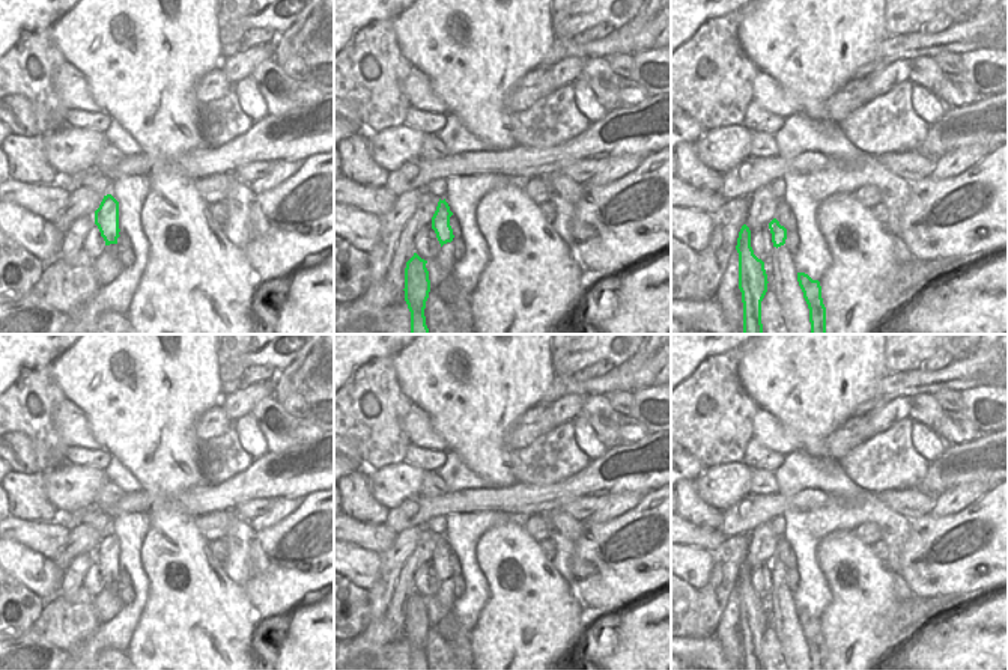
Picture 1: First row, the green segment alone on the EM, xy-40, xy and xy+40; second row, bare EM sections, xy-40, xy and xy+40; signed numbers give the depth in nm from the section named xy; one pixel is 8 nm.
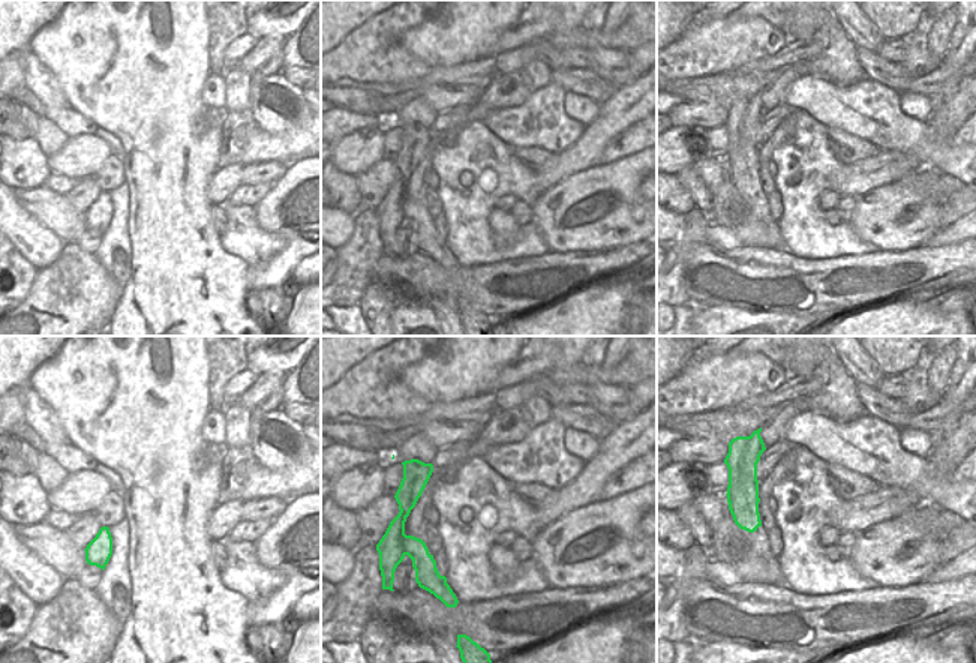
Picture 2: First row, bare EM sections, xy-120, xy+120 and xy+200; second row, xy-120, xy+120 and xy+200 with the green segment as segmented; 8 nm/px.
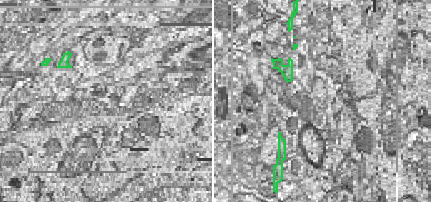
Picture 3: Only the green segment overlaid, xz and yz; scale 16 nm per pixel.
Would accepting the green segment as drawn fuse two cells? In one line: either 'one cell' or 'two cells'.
two cells

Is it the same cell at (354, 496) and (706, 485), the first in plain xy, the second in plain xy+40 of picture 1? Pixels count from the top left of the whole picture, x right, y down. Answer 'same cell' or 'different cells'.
different cells

